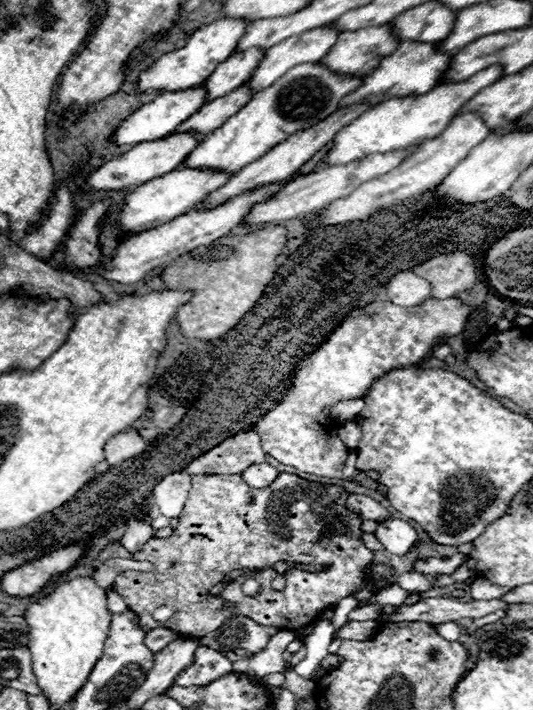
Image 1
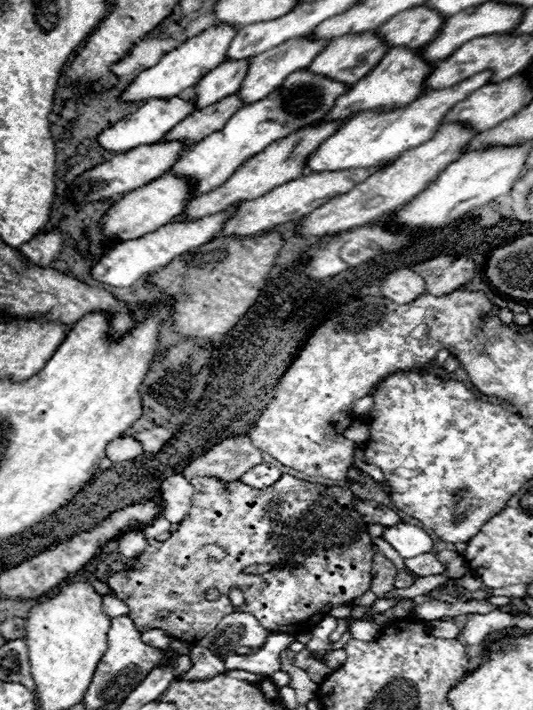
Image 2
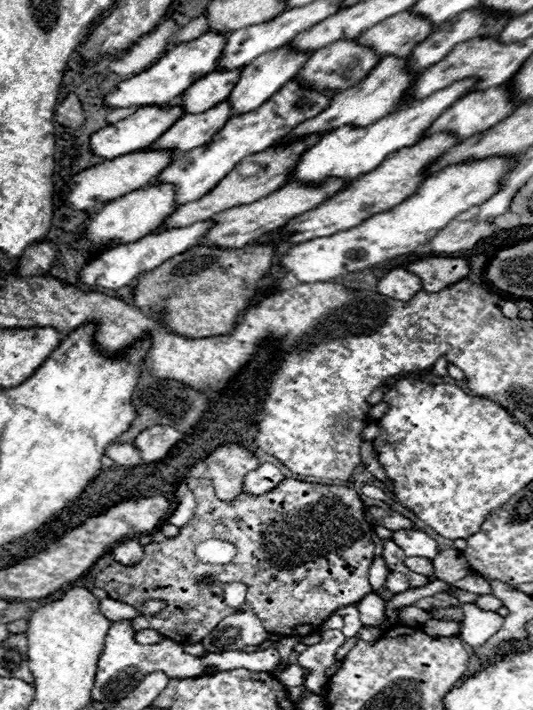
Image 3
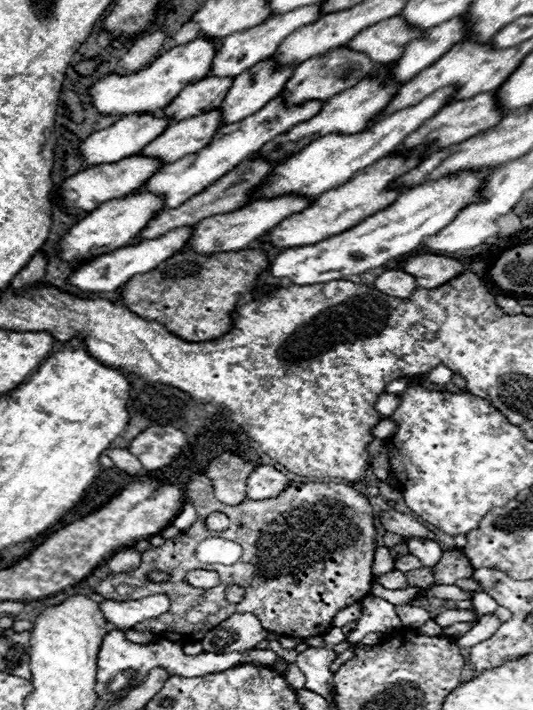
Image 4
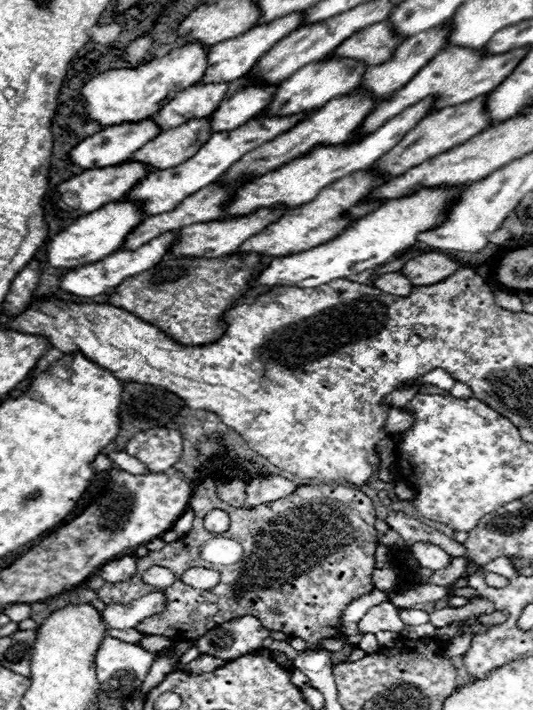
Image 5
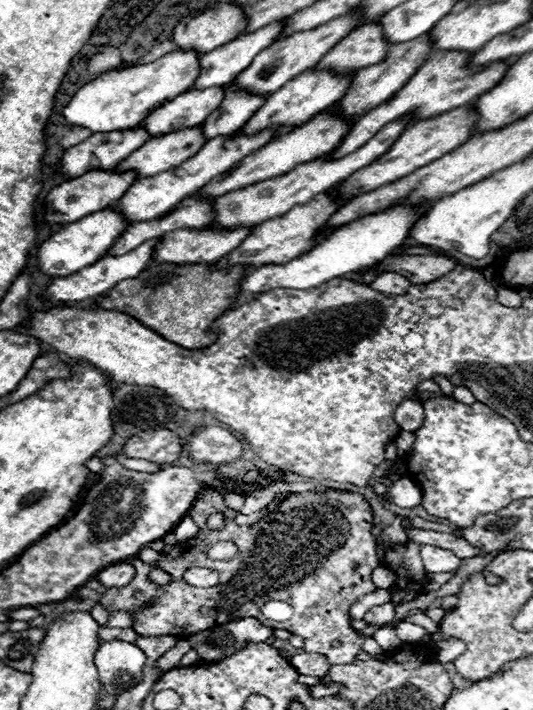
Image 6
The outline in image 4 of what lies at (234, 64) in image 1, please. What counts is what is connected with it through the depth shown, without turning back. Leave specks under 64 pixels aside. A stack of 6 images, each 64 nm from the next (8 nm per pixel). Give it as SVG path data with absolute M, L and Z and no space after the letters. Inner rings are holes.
M206 76L202 82L196 82L194 86L186 86L186 90L182 90L182 94L178 94L178 98L174 98L170 106L162 110L162 114L164 118L168 118L168 122L176 124L180 120L216 110L220 108L230 86L232 86L230 78Z

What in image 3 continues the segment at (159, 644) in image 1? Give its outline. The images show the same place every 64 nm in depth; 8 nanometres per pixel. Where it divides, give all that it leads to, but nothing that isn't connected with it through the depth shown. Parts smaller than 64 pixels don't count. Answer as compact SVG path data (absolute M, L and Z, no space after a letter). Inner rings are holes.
M138 630L138 632L136 632L136 640L138 640L140 644L156 644L156 642L162 642L164 636L158 634L156 630Z

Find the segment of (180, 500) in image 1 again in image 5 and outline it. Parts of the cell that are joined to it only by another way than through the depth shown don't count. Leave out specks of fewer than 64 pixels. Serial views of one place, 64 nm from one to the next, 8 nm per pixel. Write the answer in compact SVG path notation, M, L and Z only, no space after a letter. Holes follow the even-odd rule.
M186 510L186 514L182 514L182 518L178 518L178 522L174 524L174 532L178 534L178 538L186 536L192 530L192 522L194 522L194 514L192 510Z

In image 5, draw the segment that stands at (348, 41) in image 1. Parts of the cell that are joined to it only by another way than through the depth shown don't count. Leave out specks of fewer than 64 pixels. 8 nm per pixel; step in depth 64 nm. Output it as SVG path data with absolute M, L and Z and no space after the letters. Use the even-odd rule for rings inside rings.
M334 60L334 62L314 62L314 66L304 66L302 70L298 70L298 74L292 74L274 94L270 106L266 106L264 114L266 116L296 116L296 114L312 114L316 110L320 110L328 100L344 96L348 92L352 92L364 74L366 66L362 66L360 62L350 62L350 60Z

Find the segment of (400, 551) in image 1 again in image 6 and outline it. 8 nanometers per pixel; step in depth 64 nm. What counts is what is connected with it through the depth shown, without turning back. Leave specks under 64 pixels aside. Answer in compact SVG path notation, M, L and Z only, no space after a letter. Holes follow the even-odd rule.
M422 546L420 550L424 568L428 572L456 572L460 568L460 558L452 550L442 550L438 546Z

